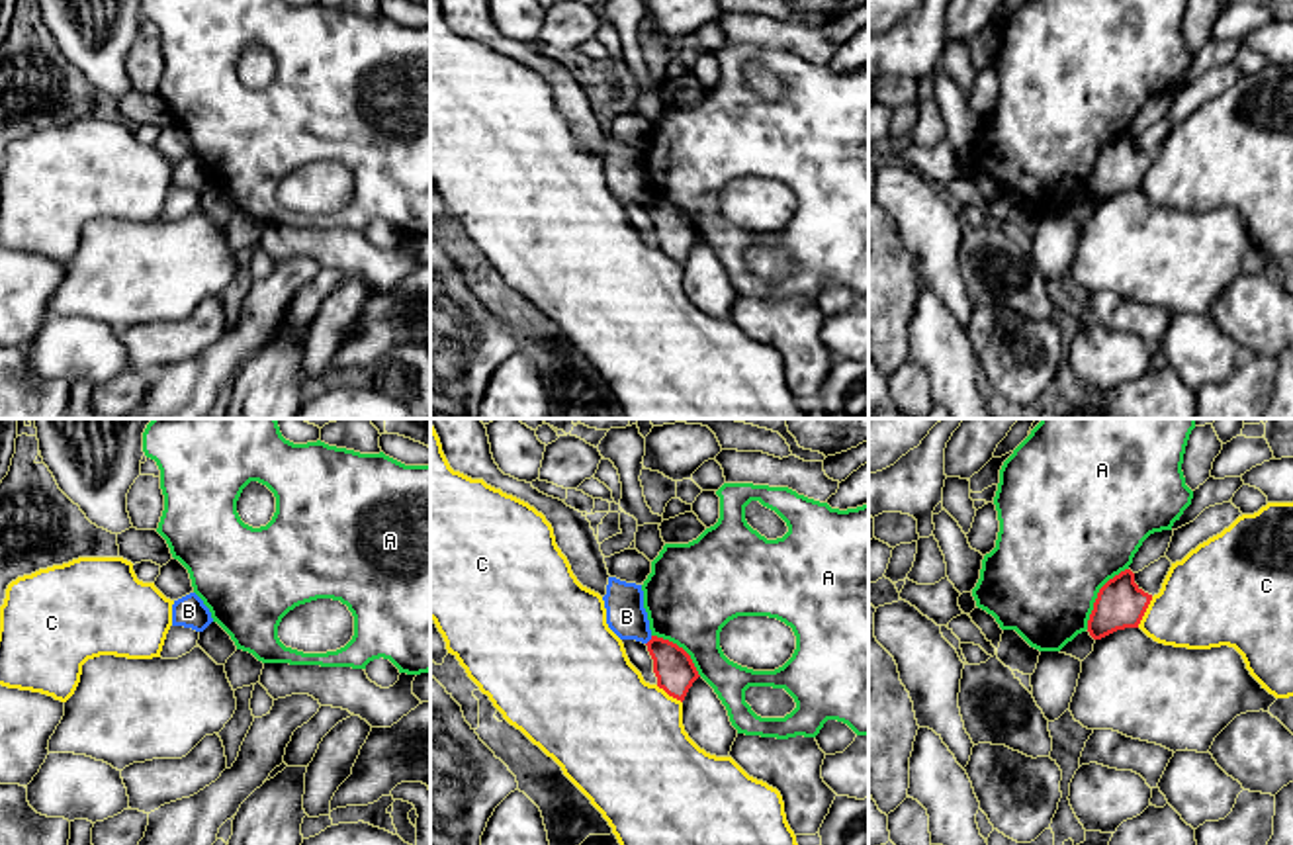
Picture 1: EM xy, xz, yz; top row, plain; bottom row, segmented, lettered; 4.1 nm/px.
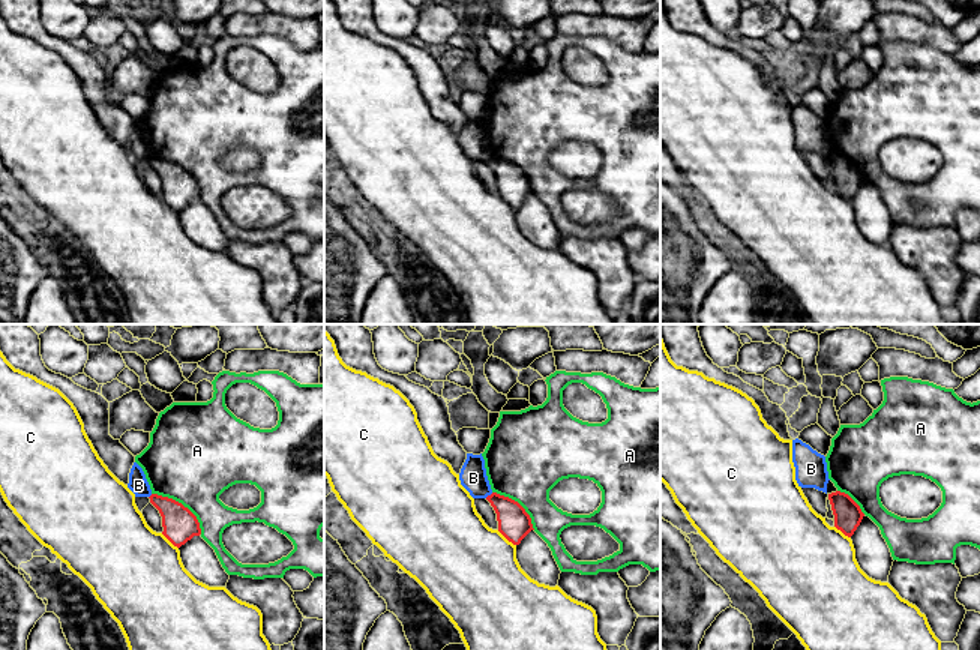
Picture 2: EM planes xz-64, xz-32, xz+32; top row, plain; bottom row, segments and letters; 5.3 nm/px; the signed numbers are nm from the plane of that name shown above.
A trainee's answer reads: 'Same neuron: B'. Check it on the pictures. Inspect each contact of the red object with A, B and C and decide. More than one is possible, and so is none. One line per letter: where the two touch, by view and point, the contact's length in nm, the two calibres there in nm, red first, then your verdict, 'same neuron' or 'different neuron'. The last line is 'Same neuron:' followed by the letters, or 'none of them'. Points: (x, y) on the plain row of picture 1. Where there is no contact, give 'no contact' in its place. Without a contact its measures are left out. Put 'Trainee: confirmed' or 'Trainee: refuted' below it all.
A: yz (1098, 157) | 300 nm | 200/480 nm | different neuron
B: xz (650, 202) | 50 nm | 160/160 nm | different neuron
C: yz (1145, 173) | 140 nm | 200/380 nm | different neuron
Same neuron: none of them
Trainee: refuted

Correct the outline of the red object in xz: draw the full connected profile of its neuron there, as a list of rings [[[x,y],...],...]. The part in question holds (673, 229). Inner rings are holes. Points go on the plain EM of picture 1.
[[[651,198],[646,207],[653,221],[657,248],[683,264],[692,245],[700,239],[691,217],[677,205],[657,198]]]

